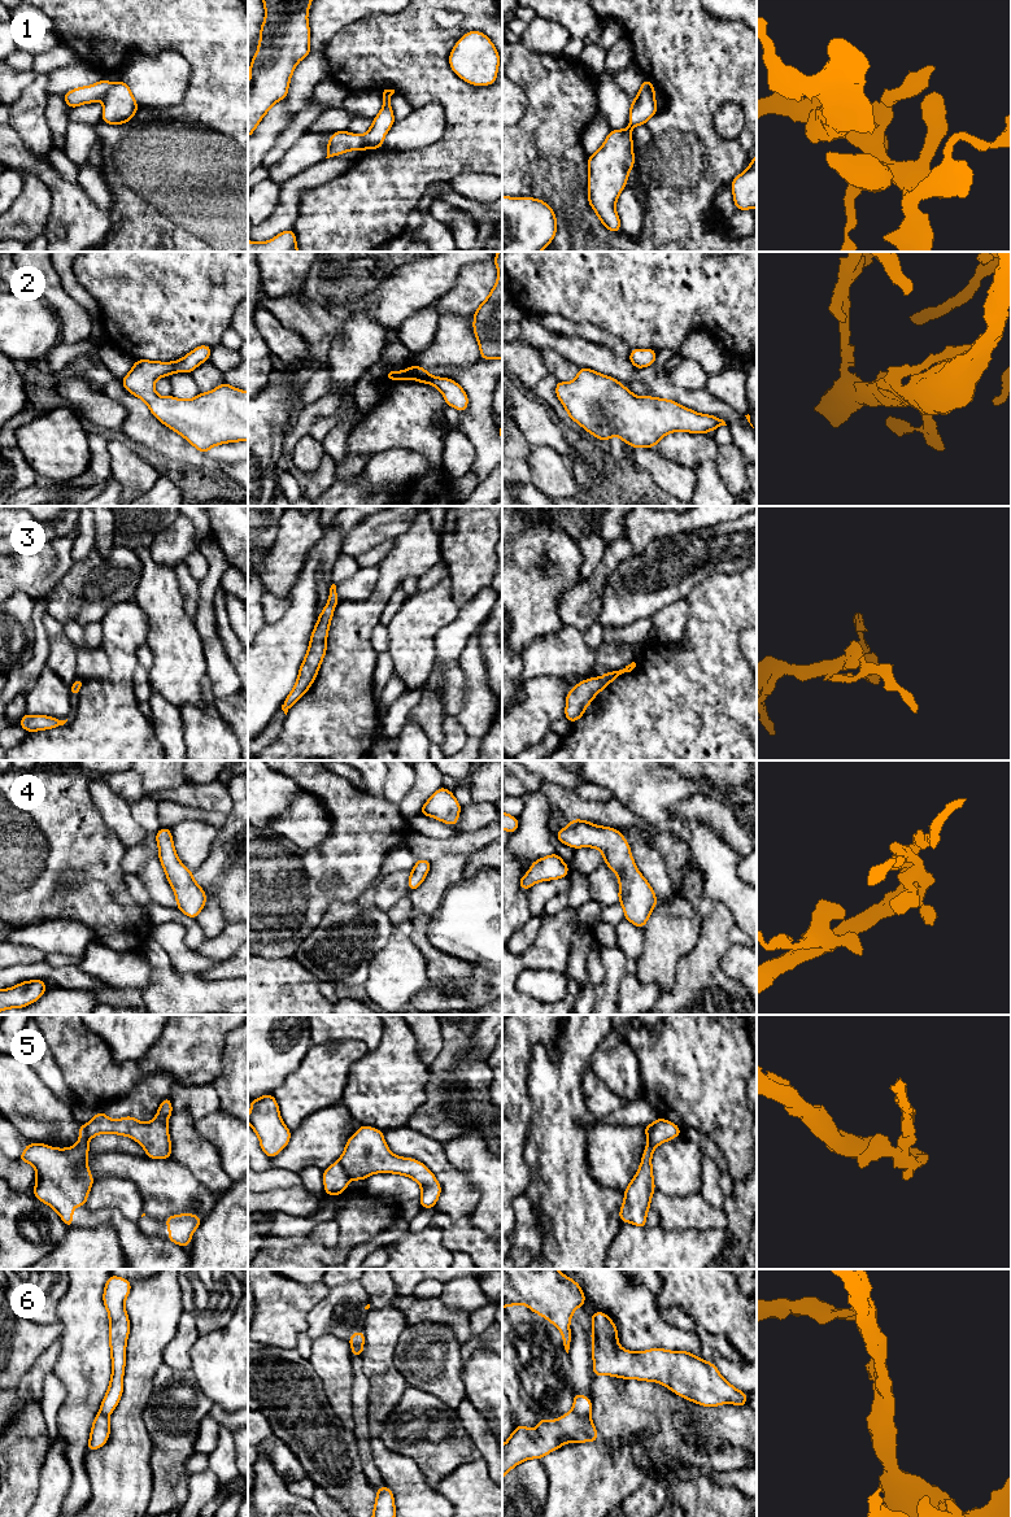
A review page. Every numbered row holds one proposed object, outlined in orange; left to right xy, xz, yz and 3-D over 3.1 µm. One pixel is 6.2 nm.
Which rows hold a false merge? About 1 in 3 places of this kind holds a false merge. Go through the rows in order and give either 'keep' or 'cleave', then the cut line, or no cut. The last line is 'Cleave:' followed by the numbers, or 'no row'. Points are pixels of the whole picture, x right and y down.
1: cleave; cut in xy along (112, 84), (103, 99)
2: keep; no cut
3: keep; no cut
4: keep; no cut
5: cleave; cut in xz along (338, 1160), (349, 1178)
6: cleave; cut in yz along (571, 1411), (588, 1416)
Cleave: 1, 5, 6

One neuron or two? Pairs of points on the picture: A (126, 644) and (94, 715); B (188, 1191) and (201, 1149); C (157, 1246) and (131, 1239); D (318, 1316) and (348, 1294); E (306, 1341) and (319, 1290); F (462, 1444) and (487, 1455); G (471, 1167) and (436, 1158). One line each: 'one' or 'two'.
A: one
B: two
C: one
D: one
E: two
F: two
G: two

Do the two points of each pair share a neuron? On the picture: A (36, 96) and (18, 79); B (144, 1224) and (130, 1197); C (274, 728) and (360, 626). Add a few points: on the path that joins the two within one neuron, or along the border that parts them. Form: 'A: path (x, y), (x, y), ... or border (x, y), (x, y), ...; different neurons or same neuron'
A: border (38, 75), (13, 104); different neurons
B: border (140, 1216), (136, 1221); different neurons
C: border (286, 715), (280, 732), (270, 742); different neurons

